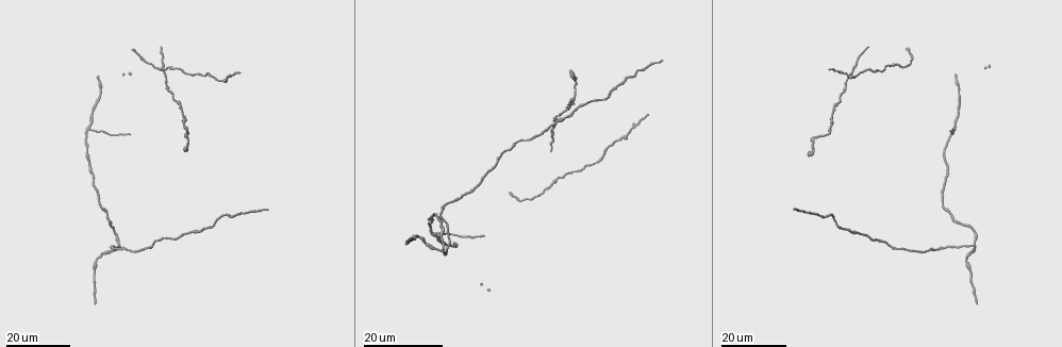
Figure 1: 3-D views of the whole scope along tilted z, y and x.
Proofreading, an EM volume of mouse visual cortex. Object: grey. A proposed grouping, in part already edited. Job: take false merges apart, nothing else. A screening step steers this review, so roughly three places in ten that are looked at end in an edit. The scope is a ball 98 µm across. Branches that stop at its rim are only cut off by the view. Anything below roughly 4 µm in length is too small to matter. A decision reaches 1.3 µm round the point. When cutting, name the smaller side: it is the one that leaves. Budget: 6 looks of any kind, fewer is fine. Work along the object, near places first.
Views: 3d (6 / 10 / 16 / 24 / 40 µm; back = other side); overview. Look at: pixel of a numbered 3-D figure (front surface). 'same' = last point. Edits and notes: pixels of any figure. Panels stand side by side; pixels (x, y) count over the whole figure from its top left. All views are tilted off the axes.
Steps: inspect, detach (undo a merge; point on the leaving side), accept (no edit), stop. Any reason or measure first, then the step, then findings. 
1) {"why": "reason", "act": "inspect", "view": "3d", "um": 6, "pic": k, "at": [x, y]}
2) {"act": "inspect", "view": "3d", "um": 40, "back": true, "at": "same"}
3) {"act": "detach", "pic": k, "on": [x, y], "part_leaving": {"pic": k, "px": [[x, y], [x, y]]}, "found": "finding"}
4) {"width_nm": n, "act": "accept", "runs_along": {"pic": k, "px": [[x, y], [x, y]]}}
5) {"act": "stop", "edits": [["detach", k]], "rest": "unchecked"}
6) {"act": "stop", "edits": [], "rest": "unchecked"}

{"why": "four-way junction", "act": "inspect", "view": "3d", "um": 16, "pic": 1, "at": [88, 127]}

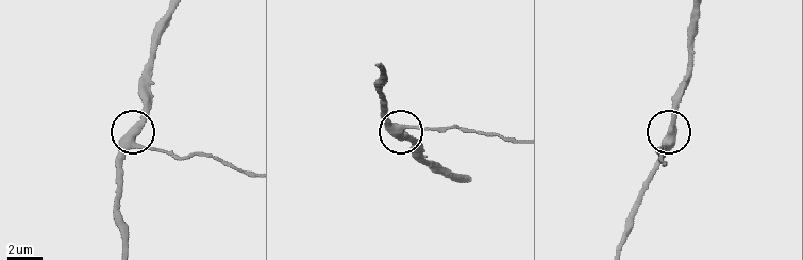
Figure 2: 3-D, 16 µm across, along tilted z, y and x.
{"act": "inspect", "view": "3d", "um": 10, "pic": 2, "at": [134, 143]}

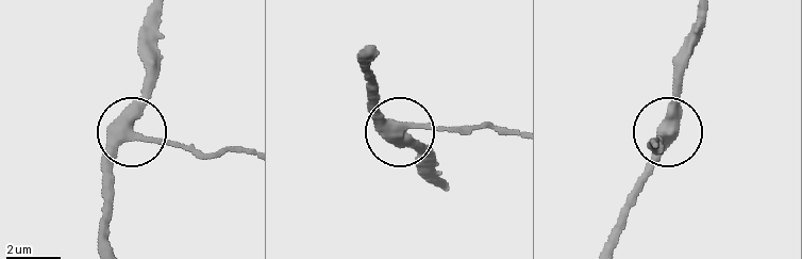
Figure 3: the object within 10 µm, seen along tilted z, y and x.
{"act": "accept", "runs_along": {"pic": 3, "px": [[367, 49], [390, 125], [473, 129]]}, "found": "all the same cell"}

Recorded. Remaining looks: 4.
{"why": "three arms meet", "act": "inspect", "view": "3d", "um": 16, "pic": 1, "at": [445, 251]}

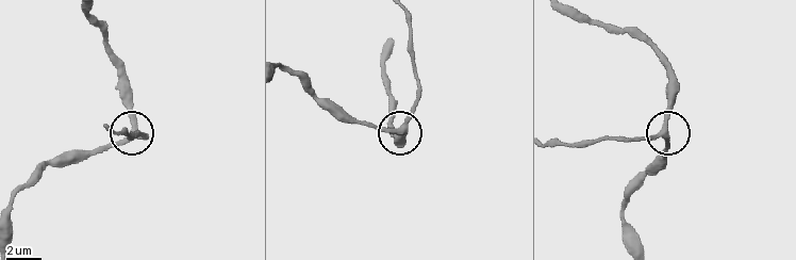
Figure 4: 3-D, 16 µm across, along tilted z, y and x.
{"why": "closer look", "act": "inspect", "view": "3d", "um": 10, "pic": 4, "at": [404, 130]}

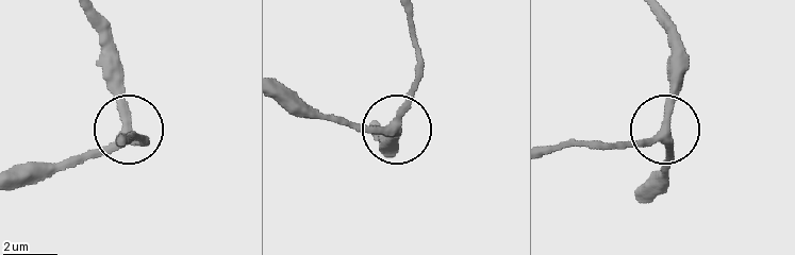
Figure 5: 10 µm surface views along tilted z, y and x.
{"arms": 3, "act": "accept", "runs_along": {"pic": 5, "px": [[409, 95], [396, 125], [340, 125]]}, "found": "one cell here"}

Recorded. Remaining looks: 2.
{"why": "narrows sharply", "act": "inspect", "view": "3d", "um": 24, "pic": 1, "at": [165, 76]}

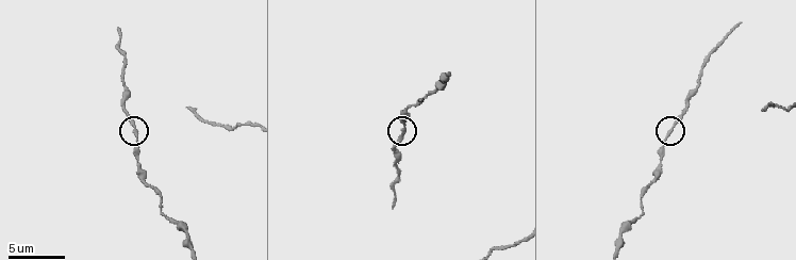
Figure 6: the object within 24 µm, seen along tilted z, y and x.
{"act": "inspect", "view": "3d", "um": 6, "pic": 6, "at": [137, 141]}

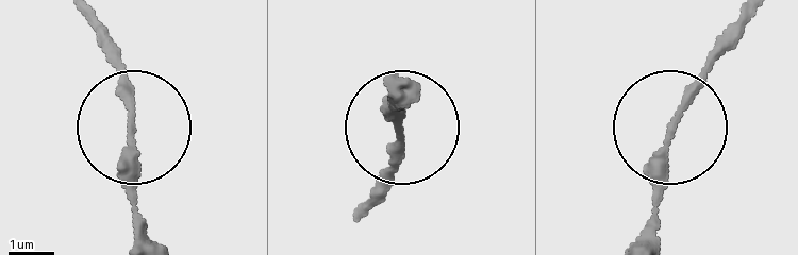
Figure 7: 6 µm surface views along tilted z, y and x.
{"width_nm": 180, "act": "accept", "runs_along": {"pic": 7, "px": [[641, 235], [686, 88], [727, 48]]}, "found": "one cell here"}

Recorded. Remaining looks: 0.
{"act": "stop", "edits": [], "rest": "unchecked"}

